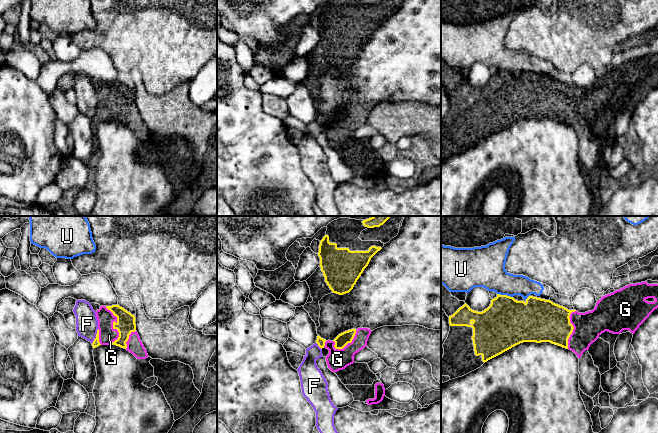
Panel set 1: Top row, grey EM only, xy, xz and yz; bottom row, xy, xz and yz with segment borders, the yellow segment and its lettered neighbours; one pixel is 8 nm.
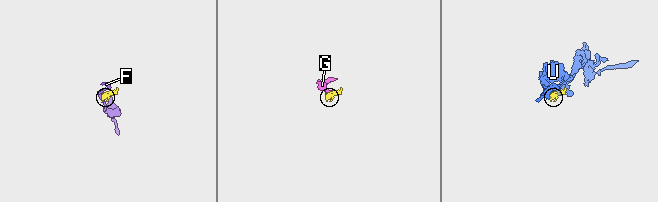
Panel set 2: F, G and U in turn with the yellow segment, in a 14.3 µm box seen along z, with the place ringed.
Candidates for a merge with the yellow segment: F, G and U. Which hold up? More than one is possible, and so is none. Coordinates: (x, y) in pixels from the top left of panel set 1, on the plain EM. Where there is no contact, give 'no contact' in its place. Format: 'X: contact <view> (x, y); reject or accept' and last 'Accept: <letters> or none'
F: contact xy (96, 112); reject
G: contact xy (113, 102); accept
U: contact yz (505, 71); reject
Accept: G

